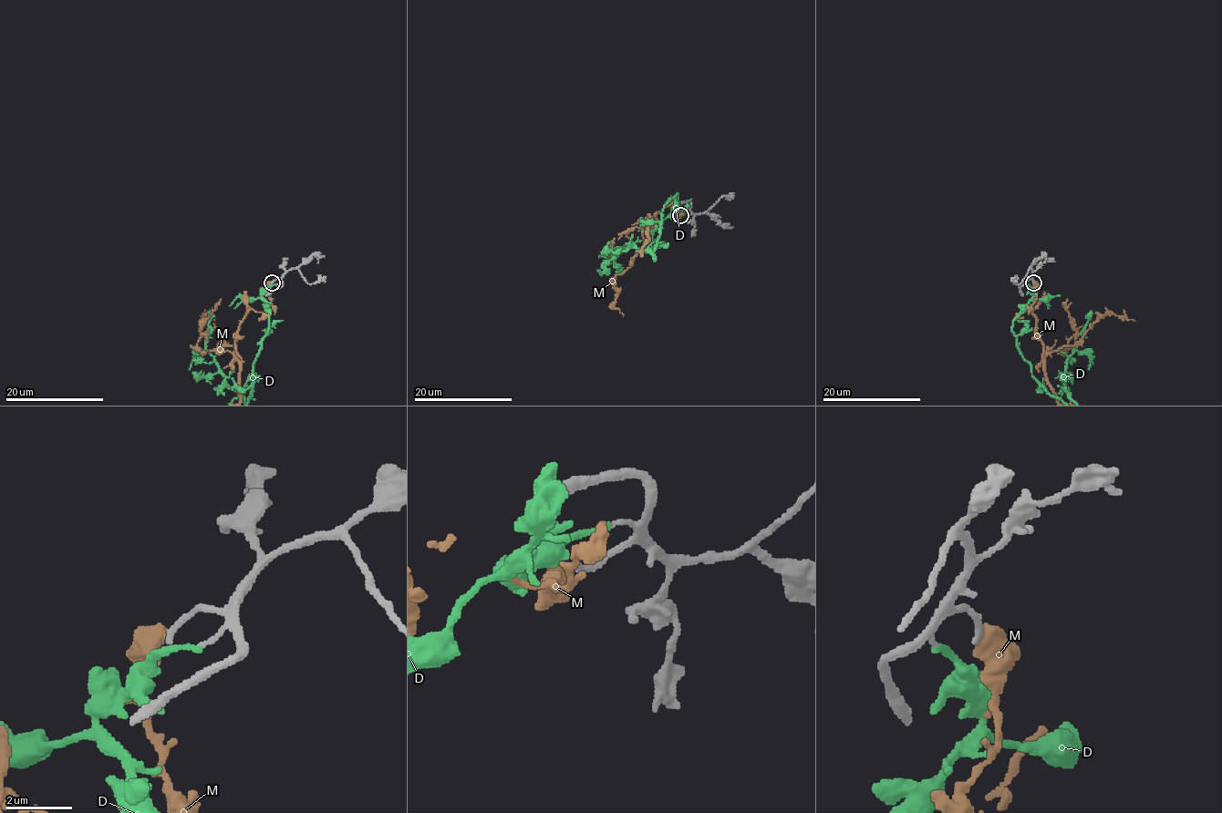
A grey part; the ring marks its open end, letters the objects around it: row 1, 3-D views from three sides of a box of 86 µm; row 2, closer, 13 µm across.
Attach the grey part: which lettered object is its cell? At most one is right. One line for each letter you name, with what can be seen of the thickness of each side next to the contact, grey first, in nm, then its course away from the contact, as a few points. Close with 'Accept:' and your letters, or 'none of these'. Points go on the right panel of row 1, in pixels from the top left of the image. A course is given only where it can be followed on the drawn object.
M: 180/650 nm
Accept: M

